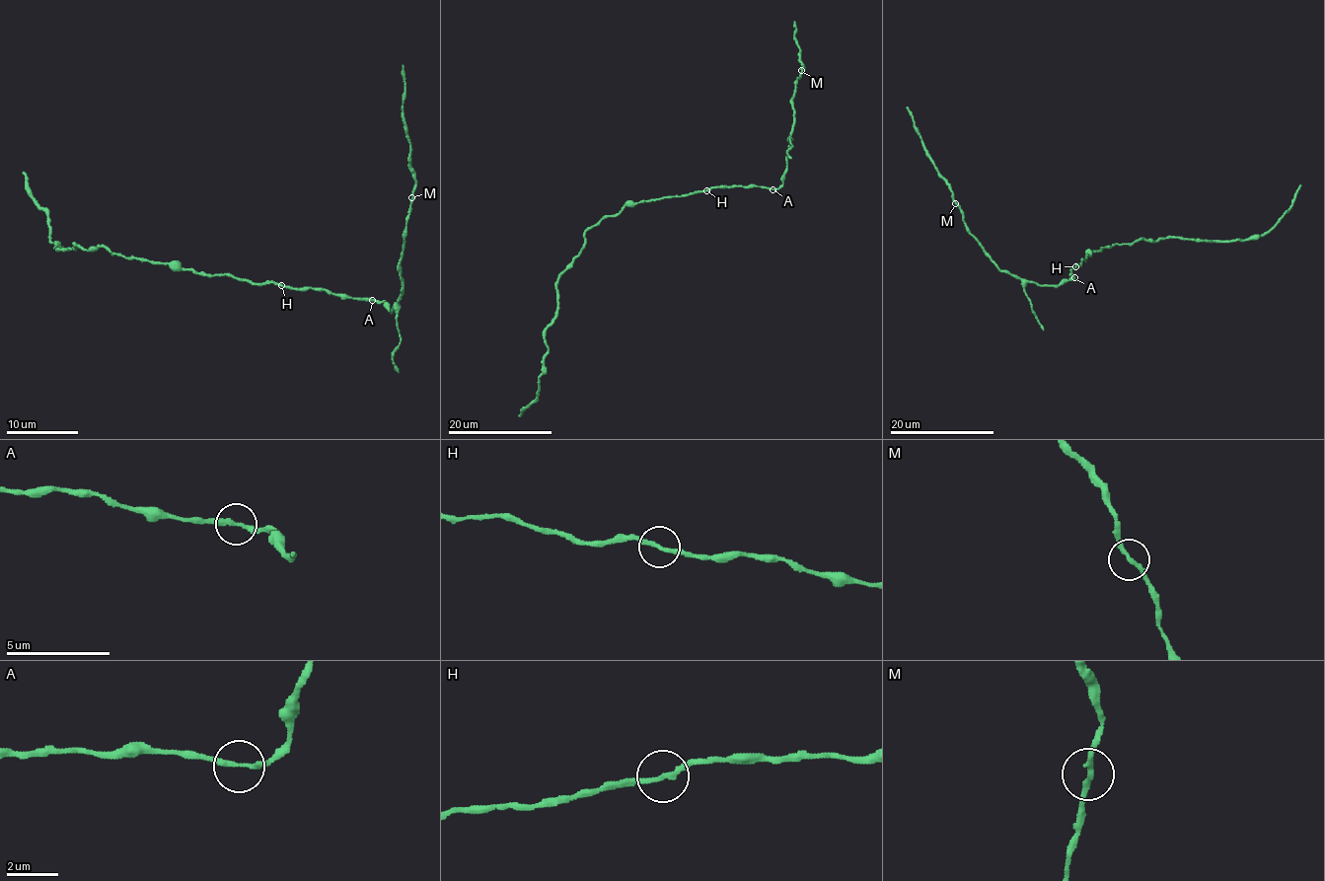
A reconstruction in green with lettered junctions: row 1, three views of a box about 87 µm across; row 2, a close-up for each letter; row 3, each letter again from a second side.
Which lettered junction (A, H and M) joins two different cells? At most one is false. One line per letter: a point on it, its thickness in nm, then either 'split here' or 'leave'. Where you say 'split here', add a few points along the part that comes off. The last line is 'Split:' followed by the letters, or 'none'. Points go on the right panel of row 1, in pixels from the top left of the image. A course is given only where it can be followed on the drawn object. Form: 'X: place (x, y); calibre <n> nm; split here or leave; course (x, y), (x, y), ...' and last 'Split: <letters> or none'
A: place (1074, 277); calibre 200 nm; leave
H: place (1075, 266); calibre 200 nm; leave
M: place (955, 203); calibre 200 nm; leave
Split: none

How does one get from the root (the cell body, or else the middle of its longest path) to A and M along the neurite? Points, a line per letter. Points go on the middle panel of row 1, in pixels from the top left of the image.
A: (699, 191), (716, 186), (772, 189)
M: (699, 191), (716, 186), (776, 189), (782, 183), (793, 124), (792, 100), (801, 70)

